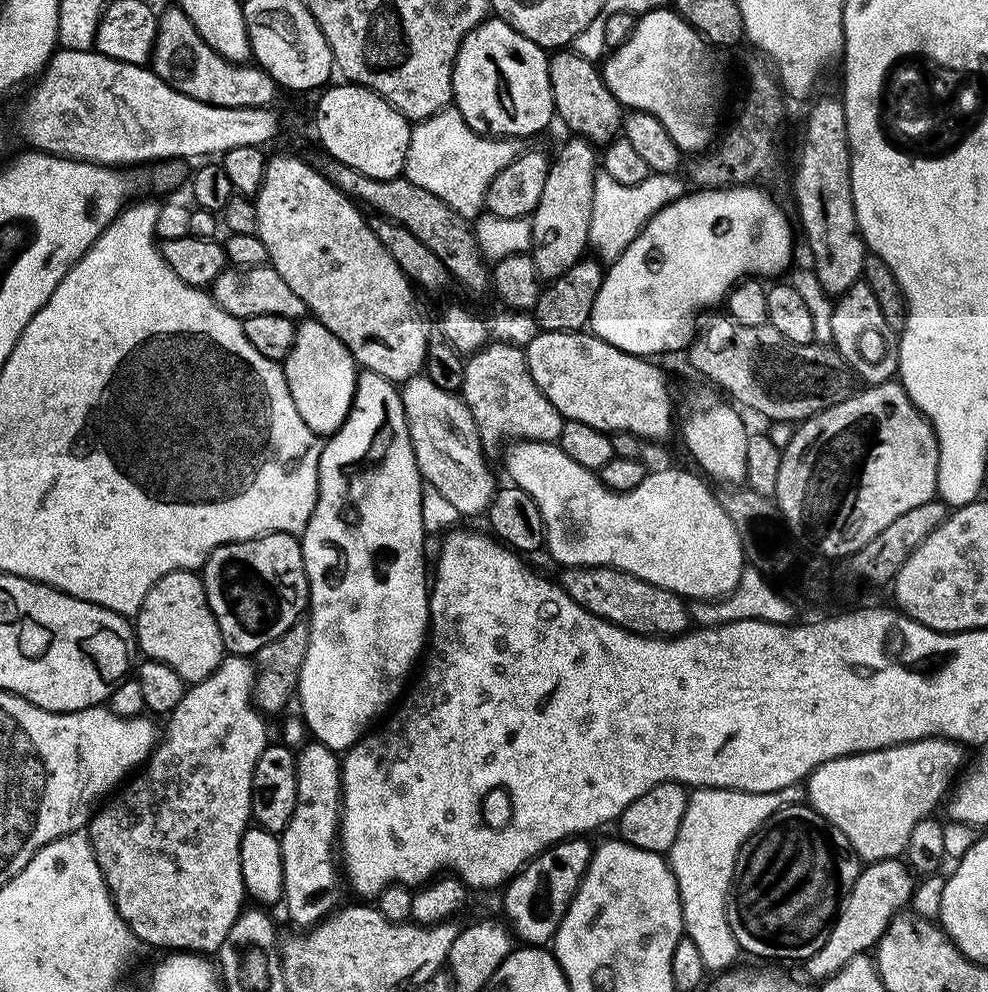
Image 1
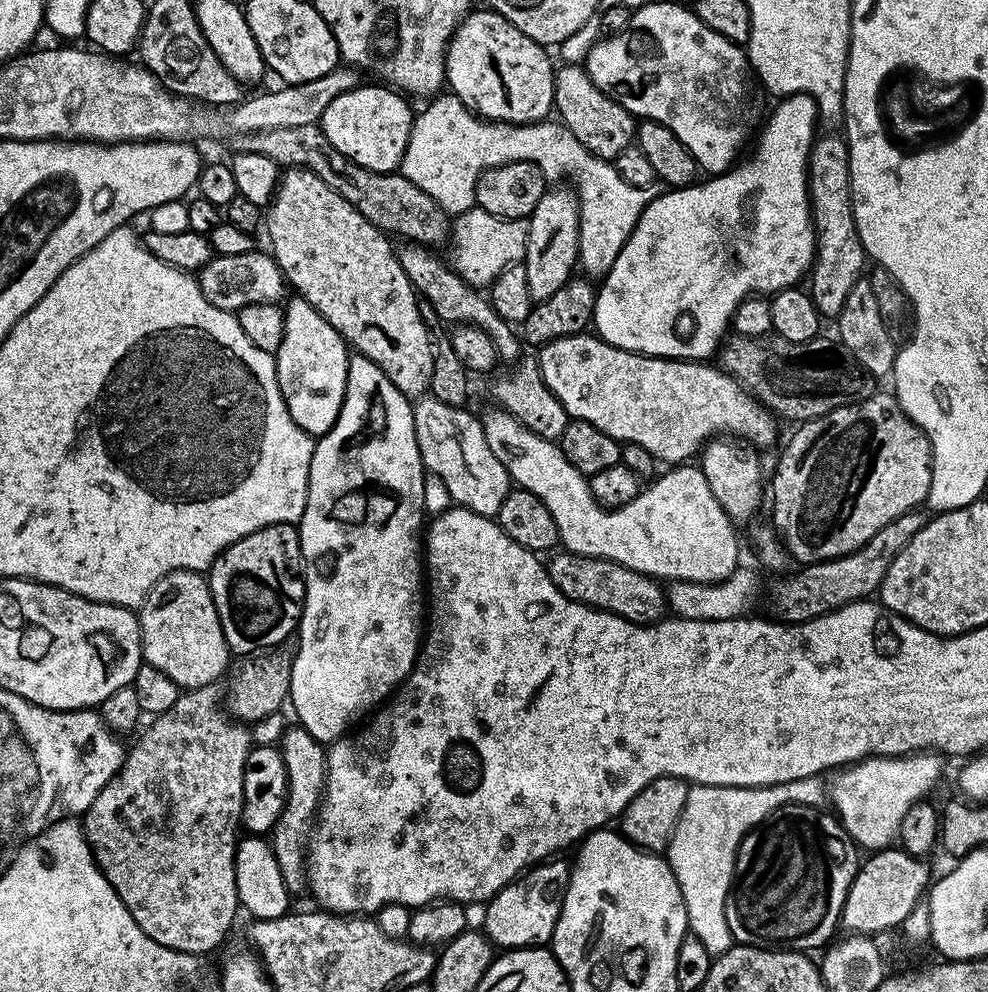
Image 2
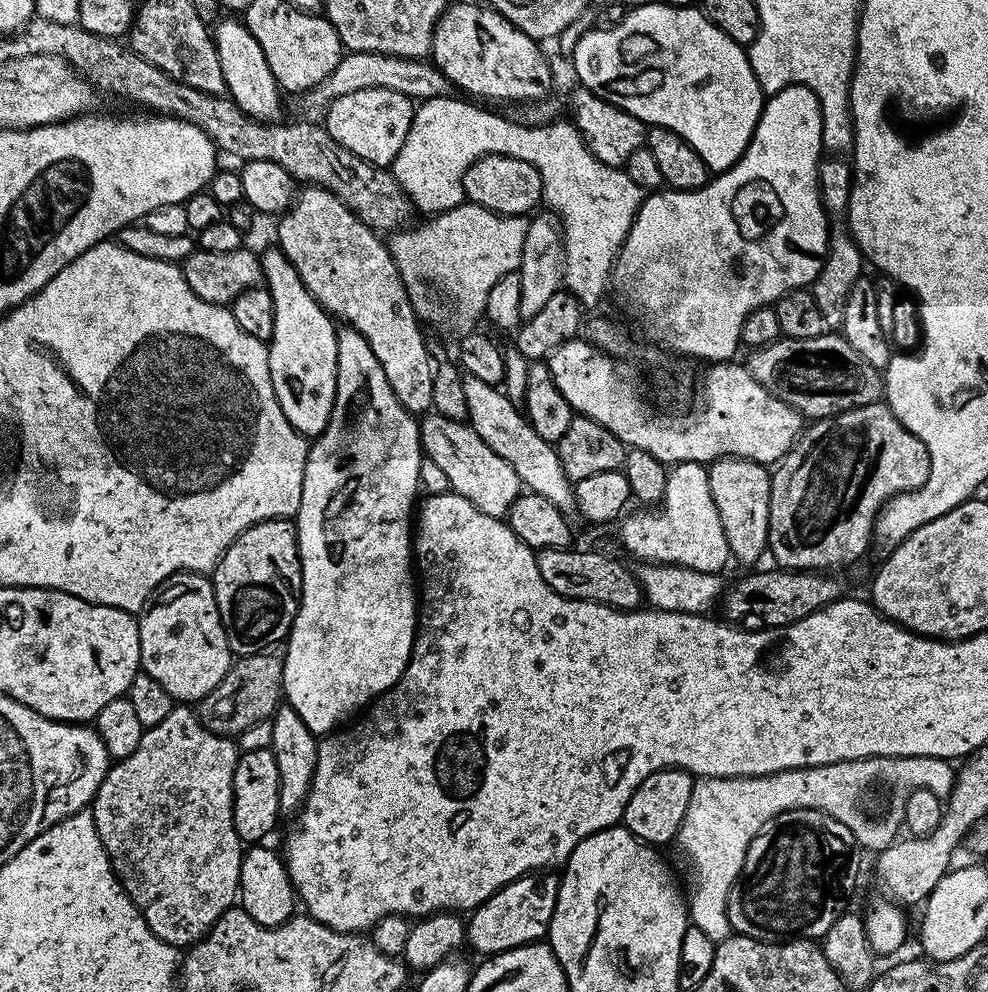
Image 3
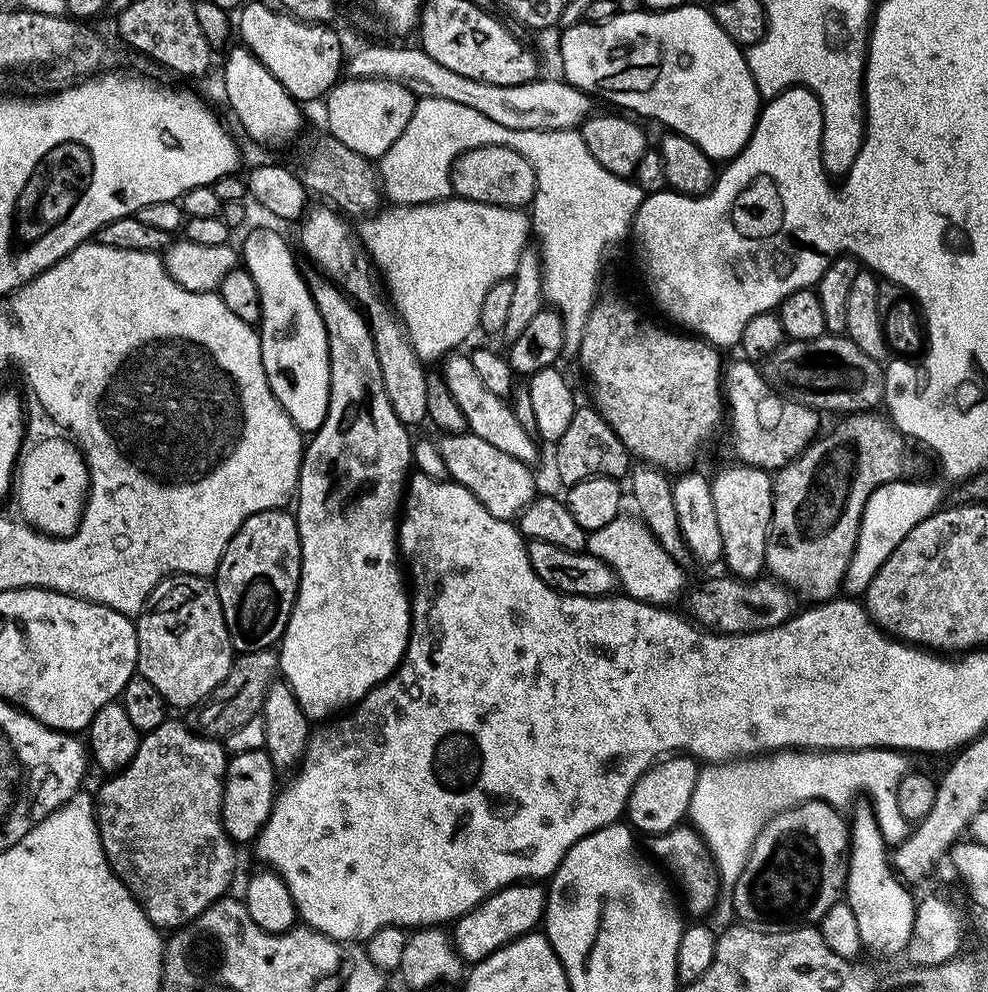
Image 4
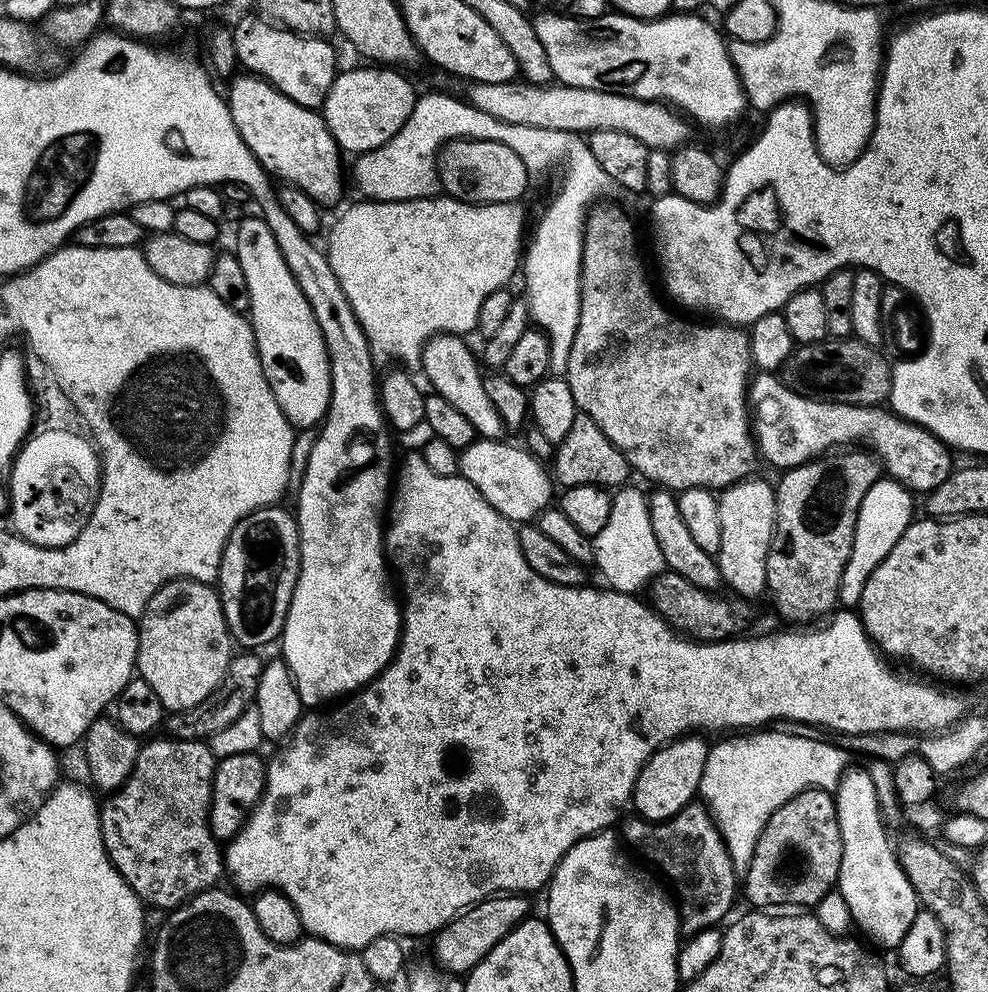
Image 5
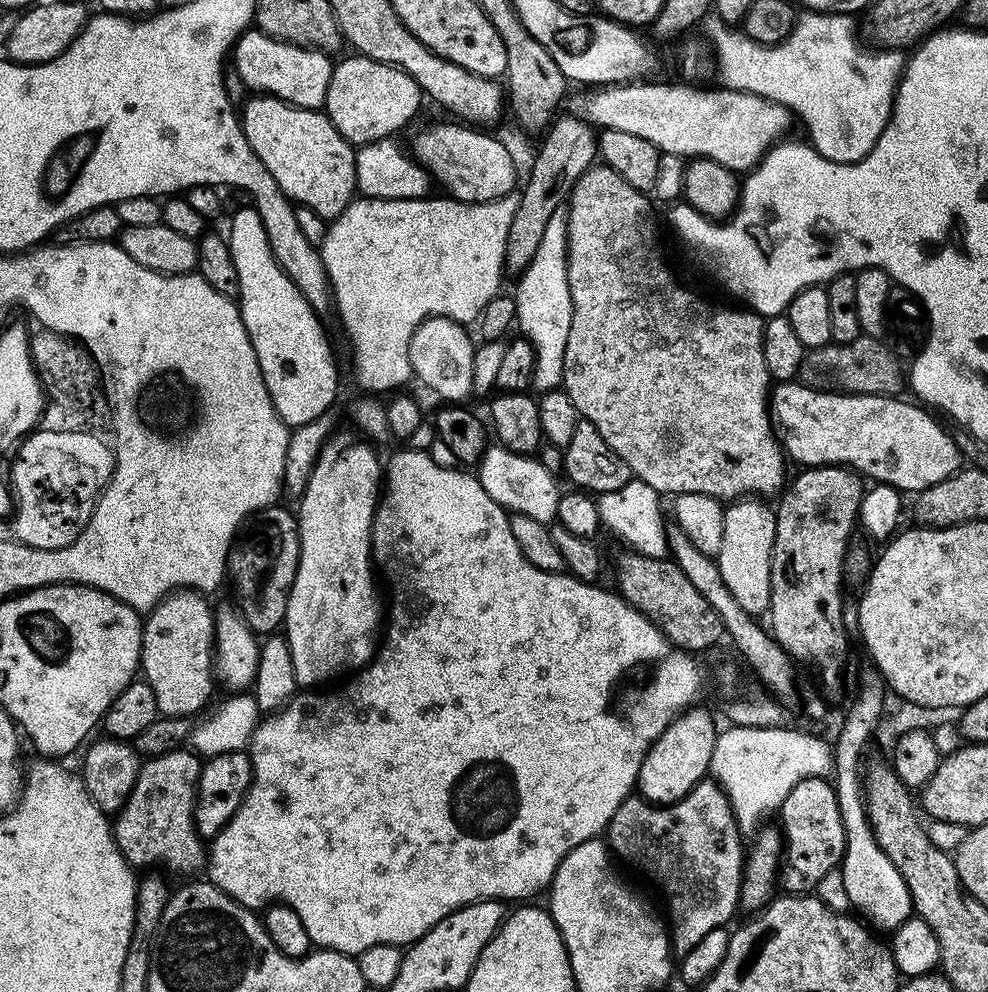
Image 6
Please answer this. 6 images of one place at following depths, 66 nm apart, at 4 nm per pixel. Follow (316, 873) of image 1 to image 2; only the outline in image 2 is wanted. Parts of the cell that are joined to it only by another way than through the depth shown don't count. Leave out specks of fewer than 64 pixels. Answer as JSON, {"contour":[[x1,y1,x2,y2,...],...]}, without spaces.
{"contour":[[288,726,278,747,286,766,288,793,282,814,272,827,270,843,289,893,296,894,306,888,306,853,314,831,314,821,320,811,320,802,324,799,328,753,325,745,314,738,314,734,299,726]]}

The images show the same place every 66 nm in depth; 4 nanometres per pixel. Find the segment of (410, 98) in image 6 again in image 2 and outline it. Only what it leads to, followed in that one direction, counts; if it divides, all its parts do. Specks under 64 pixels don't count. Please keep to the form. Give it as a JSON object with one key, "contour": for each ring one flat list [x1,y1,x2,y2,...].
{"contour":[[379,83,367,84,350,90,346,94,338,94,338,98,334,98,330,106,326,106,326,114,322,114,319,125,323,128,326,138,330,138,334,150,346,154,346,158,358,162,358,166,366,166,366,170,375,172,394,172,399,169,408,145,414,108,407,104,409,101,399,91,388,86,381,86]]}

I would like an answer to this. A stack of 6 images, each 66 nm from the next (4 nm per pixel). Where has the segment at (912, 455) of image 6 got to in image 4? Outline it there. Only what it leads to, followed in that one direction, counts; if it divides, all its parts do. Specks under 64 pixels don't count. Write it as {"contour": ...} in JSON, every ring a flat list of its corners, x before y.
{"contour":[[737,358,729,368,727,365,723,369,722,391,726,424,732,427,732,448,741,464,765,470,785,468,821,431,821,413,779,395,751,360]]}

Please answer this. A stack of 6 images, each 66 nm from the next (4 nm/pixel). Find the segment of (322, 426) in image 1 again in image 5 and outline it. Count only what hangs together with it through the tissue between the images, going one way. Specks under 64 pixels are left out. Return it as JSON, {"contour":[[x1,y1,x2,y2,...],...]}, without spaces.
{"contour":[[248,214,240,220,236,229,236,260,242,262,242,274,246,274,246,290,250,290,250,306,246,316,252,326,252,337,256,340,256,352,260,355,264,377,282,414,293,429,315,429,328,415,328,403,332,397,332,379,322,330,318,330,314,310,310,310,306,294,298,290,298,282,294,282,294,274,290,274,286,258,282,258,282,250,278,250,278,242,268,223,259,215]]}

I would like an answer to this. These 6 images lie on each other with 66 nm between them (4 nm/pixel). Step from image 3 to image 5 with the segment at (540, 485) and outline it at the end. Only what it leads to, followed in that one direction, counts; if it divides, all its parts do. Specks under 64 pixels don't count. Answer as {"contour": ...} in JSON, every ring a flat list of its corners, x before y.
{"contour":[[441,334,432,336,420,353,419,367,424,368,424,376,432,383,431,391,437,396,446,398,453,406,458,406,466,419,474,425,477,437,485,440,498,440,505,435,506,429,498,410,490,402,490,394,484,389,484,376,478,356,468,349,468,344,463,335]]}

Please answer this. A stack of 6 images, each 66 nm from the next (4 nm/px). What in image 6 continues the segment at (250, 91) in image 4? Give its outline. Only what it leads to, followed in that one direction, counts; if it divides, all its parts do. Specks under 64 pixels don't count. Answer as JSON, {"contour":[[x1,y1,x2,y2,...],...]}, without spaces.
{"contour":[[263,94,253,95,251,99,243,105,242,111,244,111,244,116,242,112,242,127,244,129,244,133,246,134,246,142,250,142,250,146,254,150,254,154,258,154,258,158,262,162,262,166,266,166,266,170,270,170,270,174,274,178,274,182,278,182,278,186,282,189,285,196,297,205,314,210,318,213,318,215,324,217,324,219,329,222,335,220,336,217,343,214,346,210,346,206,352,203,358,192,356,187,356,148,349,144,347,138,332,125,332,122,328,119,327,115,320,110,313,110,311,108,296,108,294,105,288,104,286,101,280,100,276,96,266,96]]}

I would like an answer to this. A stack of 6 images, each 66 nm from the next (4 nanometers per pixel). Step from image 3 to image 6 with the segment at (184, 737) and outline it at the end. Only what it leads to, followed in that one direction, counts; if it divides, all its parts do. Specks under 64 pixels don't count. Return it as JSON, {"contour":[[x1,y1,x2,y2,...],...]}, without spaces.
{"contour":[[187,747,175,748,161,756,147,757,141,763,134,790,130,790,130,798,126,798,120,811,115,813,112,824,112,836,116,839,118,850,133,869,152,870,155,864,161,864,172,872,192,872,195,868,205,867,206,844,196,833,196,783,201,767,201,757]]}

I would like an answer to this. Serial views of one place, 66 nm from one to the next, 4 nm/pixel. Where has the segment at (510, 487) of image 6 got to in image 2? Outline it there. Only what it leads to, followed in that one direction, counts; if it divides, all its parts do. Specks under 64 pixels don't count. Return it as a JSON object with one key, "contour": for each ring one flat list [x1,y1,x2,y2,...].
{"contour":[[430,394,417,399,412,413,418,450,425,469,442,478,453,505,496,518,502,502,508,497,510,477,506,466,502,466,490,451,481,417,471,416,468,411,467,407,446,406,446,402,438,402]]}

